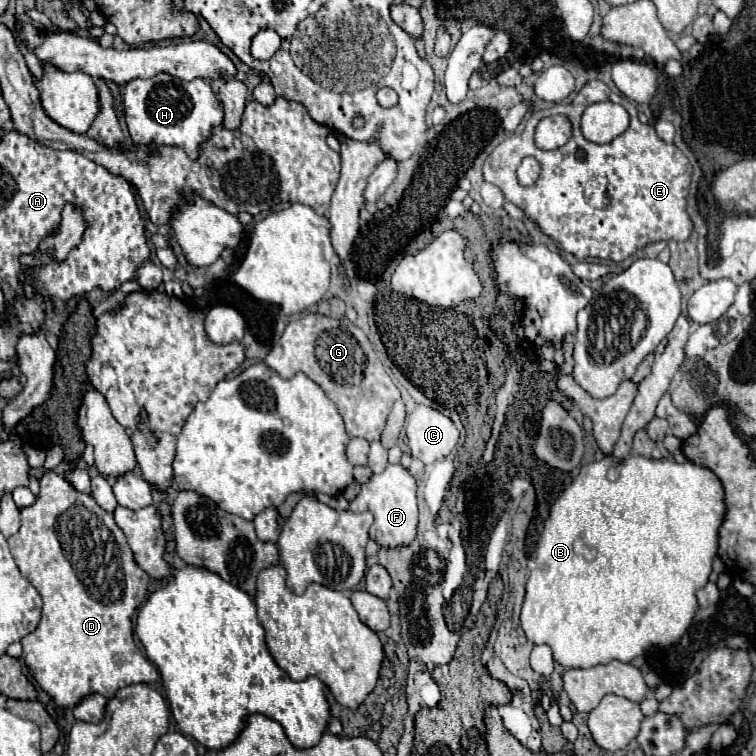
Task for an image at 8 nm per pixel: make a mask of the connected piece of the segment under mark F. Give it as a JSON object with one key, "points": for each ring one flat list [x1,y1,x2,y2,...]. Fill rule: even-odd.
{"points":[[387,465,383,473,373,475,367,483,361,485,359,495,349,505,351,511,371,511,375,521,371,525,371,539,381,547,399,547,409,545,415,539,417,529,417,497,415,497,415,479,403,465]]}

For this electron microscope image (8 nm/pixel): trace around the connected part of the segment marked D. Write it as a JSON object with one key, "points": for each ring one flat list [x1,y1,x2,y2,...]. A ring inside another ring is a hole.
{"points":[[55,471,43,473,35,503,21,507,19,513,21,527,7,539,9,549,21,575,29,579,43,597,43,613,37,629,21,639,25,663,37,685,49,693,57,705,73,707,91,693,111,699,121,687,155,681,159,677,157,667,151,665,151,661,133,643,131,623,135,609,145,597,149,575,135,563,133,551,113,515,101,509,93,495,75,491]]}

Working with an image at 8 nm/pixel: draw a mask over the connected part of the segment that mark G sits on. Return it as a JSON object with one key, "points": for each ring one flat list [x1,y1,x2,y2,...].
{"points":[[307,313,301,319,289,321,281,339,267,353,265,365,285,379,305,373,311,381,315,381,337,405,349,437,377,441,385,429,393,403,401,397,399,389,373,351,367,335,347,319,331,319,319,313]]}

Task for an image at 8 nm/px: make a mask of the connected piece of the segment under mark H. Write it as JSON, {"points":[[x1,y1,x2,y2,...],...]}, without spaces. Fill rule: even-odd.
{"points":[[157,73,151,79,129,81,125,87,123,105,133,143,155,141,161,145,179,145,191,159,197,157,199,145,211,133,211,129,223,121,223,107,215,99,209,83,203,79,177,81,167,73]]}

